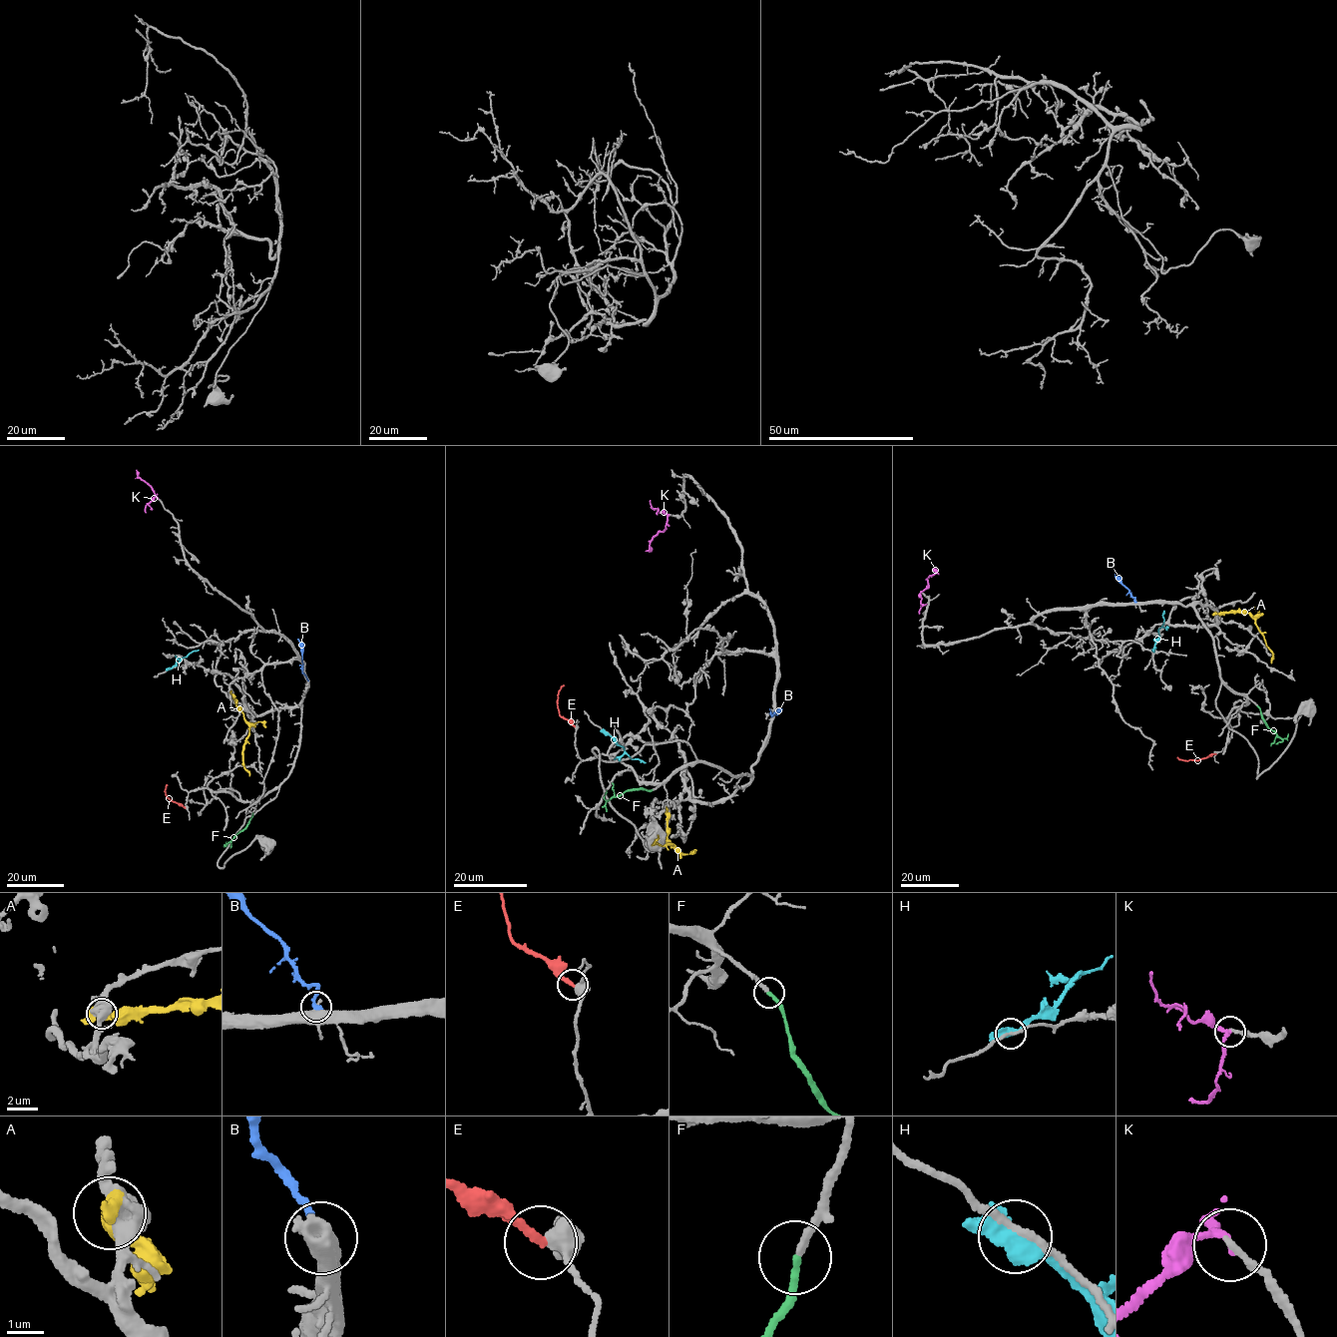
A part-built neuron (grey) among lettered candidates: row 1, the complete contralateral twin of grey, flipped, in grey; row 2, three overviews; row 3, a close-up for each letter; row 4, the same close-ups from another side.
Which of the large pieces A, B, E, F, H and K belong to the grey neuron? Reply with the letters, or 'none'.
E, F, K

